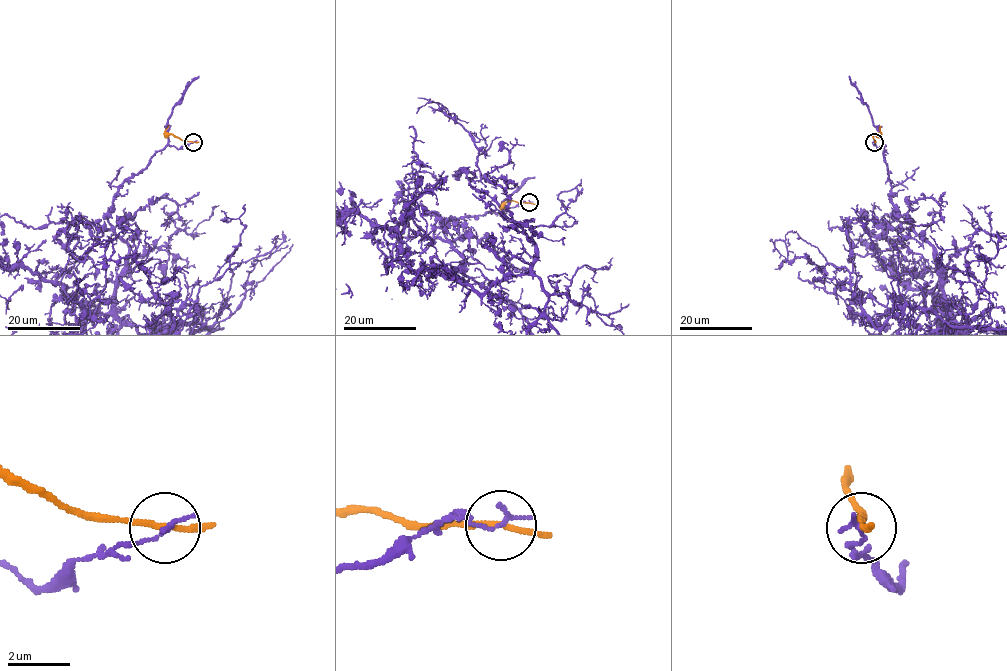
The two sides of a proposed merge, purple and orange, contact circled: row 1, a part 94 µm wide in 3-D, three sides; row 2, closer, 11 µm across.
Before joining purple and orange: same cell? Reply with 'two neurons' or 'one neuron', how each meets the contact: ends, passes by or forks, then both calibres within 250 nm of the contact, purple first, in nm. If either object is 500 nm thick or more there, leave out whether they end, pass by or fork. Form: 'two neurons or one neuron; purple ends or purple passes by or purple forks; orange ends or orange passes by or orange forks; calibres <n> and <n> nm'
two neurons; purple ends; orange passes by; calibres 170 and 170 nm

